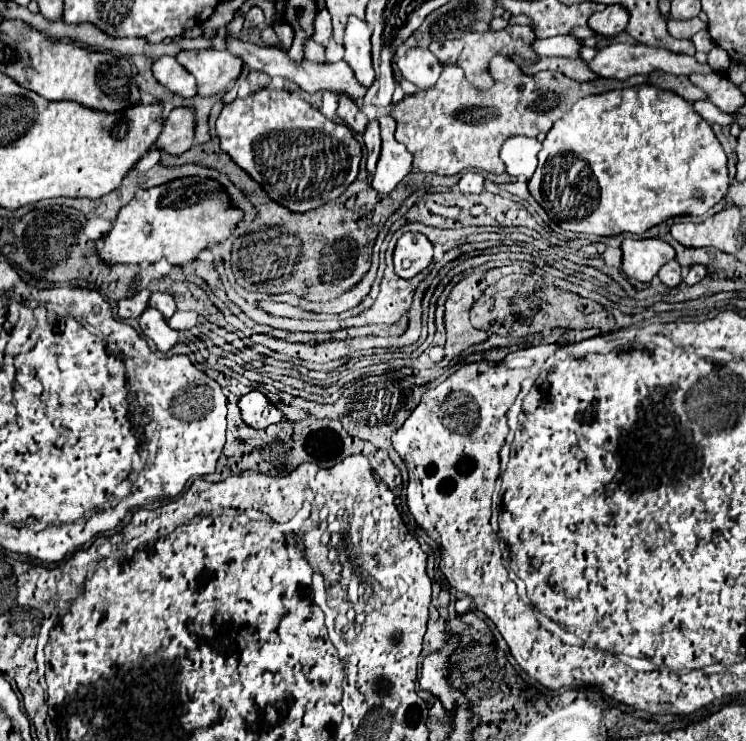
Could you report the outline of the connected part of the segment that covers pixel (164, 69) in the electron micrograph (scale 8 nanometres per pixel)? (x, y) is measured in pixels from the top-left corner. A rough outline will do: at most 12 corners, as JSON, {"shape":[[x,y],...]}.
{"shape":[[175,57],[153,61],[161,85],[183,97],[197,93],[193,75]]}

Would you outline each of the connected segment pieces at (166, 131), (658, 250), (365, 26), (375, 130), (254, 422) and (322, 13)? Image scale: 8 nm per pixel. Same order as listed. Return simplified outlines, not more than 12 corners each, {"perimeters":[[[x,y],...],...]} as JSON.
{"perimeters":[[[175,107],[157,147],[181,155],[195,139],[195,109]],[[625,239],[621,269],[649,283],[675,257],[663,239]],[[351,15],[347,19],[345,61],[369,87],[371,27]],[[369,121],[363,133],[367,171],[375,171],[379,159],[379,123]],[[261,391],[239,399],[241,417],[255,429],[283,421]],[[319,5],[313,41],[327,47],[331,39],[331,19]]]}

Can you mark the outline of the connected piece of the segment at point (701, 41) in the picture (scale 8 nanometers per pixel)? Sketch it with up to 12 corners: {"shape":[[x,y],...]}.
{"shape":[[707,29],[695,34],[696,51],[708,53],[715,46]]}

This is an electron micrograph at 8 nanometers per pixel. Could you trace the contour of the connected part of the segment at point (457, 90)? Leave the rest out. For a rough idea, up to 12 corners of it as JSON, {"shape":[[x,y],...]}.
{"shape":[[491,59],[477,91],[445,65],[393,103],[413,169],[505,173],[505,139],[537,137],[585,95],[647,81],[577,83]]}

